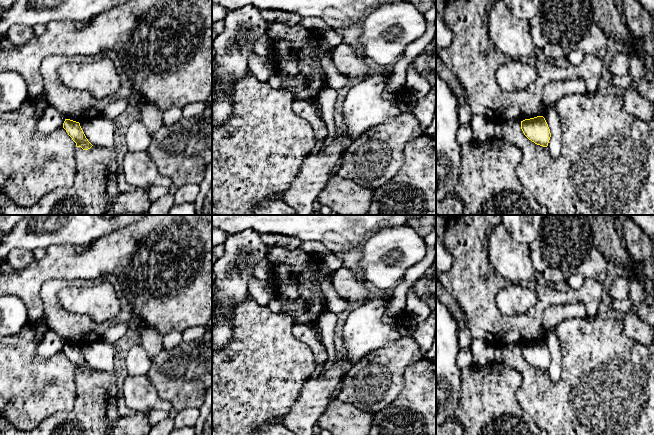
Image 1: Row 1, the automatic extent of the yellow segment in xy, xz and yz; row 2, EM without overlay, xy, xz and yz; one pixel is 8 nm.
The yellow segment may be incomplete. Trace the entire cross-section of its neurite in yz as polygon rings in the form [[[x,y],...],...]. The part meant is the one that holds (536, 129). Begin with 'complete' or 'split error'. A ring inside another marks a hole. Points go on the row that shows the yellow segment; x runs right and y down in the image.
complete; [[[537,116],[521,121],[521,129],[524,135],[537,145],[547,147],[551,133],[543,116]]]

